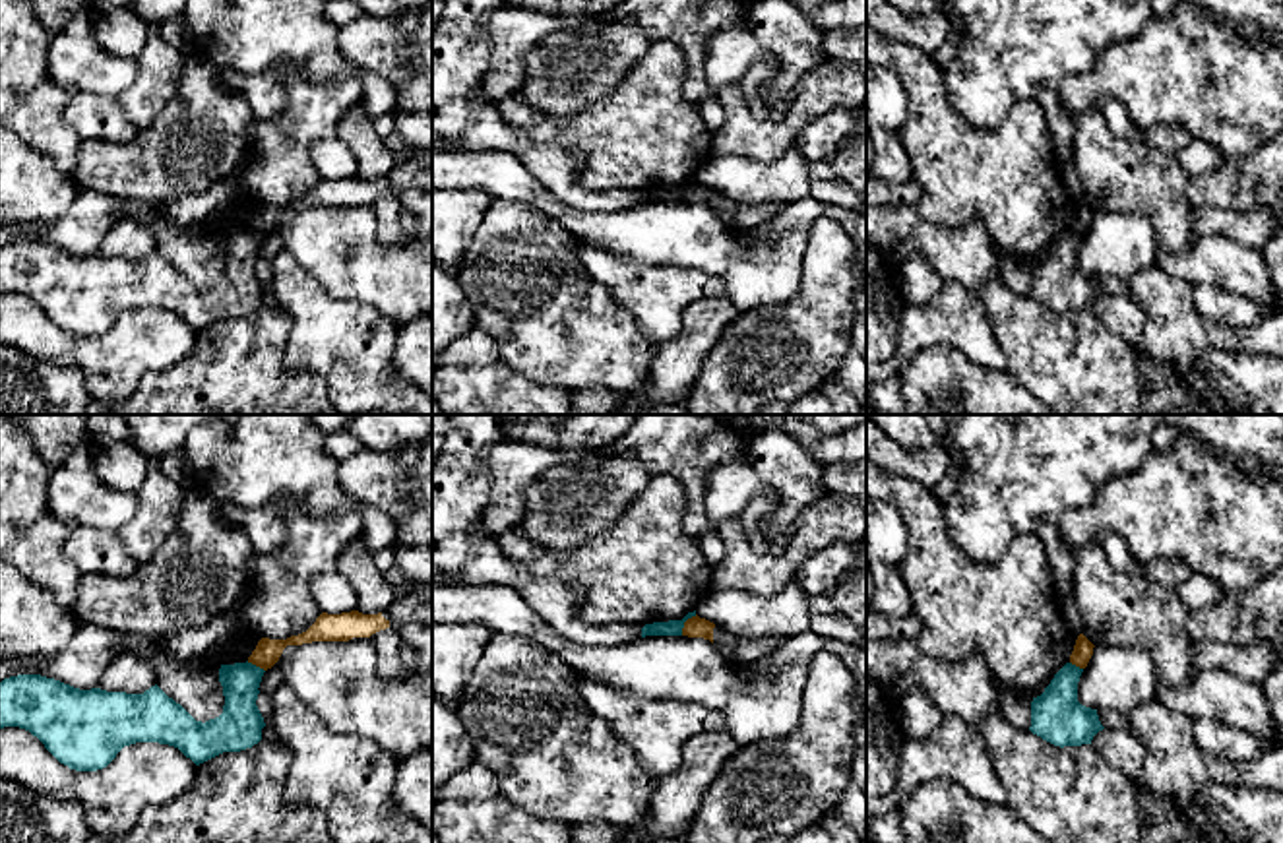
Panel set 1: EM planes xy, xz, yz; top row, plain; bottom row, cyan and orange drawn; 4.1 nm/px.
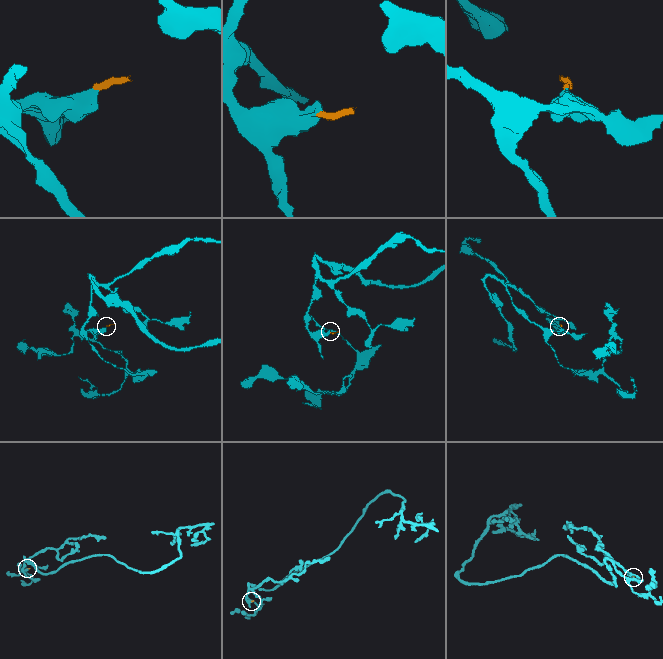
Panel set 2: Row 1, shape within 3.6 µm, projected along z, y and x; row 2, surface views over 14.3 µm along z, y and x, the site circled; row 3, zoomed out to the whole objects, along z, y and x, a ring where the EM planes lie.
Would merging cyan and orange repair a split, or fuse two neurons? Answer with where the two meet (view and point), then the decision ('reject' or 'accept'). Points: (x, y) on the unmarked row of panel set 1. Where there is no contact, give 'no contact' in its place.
meets cyan in xz at (685, 187); reject

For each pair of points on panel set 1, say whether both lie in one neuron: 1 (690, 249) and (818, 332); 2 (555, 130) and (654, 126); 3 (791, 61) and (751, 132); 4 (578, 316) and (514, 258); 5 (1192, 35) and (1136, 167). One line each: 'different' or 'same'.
1: different
2: same
3: different
4: same
5: different

